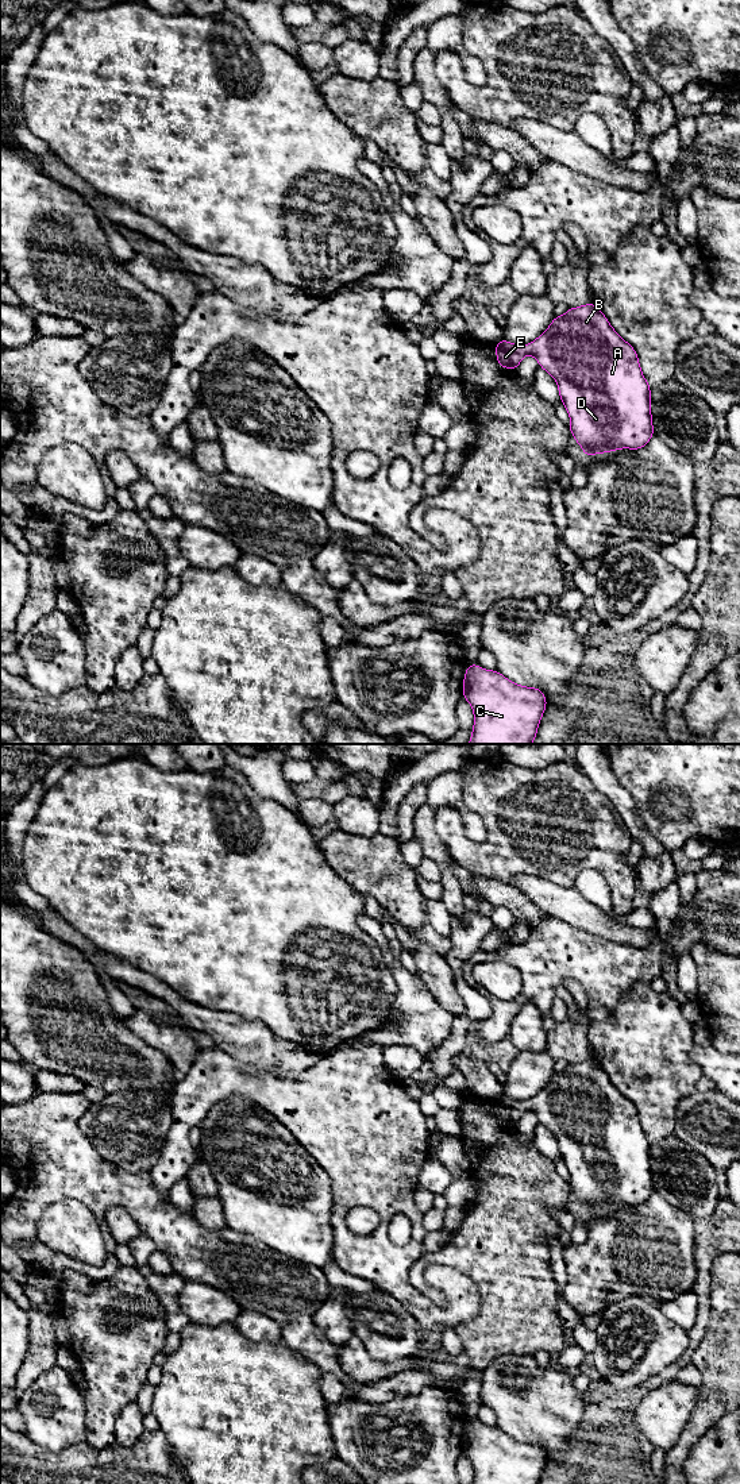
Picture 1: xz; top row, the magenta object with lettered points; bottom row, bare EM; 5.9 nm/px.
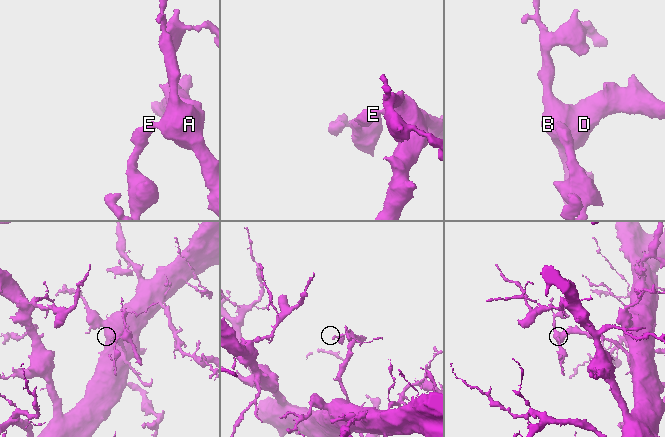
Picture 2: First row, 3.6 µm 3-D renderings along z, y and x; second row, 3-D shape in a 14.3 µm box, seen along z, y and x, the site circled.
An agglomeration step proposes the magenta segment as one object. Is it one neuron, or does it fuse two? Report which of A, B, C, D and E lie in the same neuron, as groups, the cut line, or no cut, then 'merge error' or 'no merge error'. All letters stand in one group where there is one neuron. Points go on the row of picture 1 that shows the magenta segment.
A B C D E | no cut | no merge error

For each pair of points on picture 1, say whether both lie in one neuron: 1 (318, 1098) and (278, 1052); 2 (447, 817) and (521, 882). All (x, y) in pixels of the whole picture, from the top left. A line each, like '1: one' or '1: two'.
1: two
2: two

